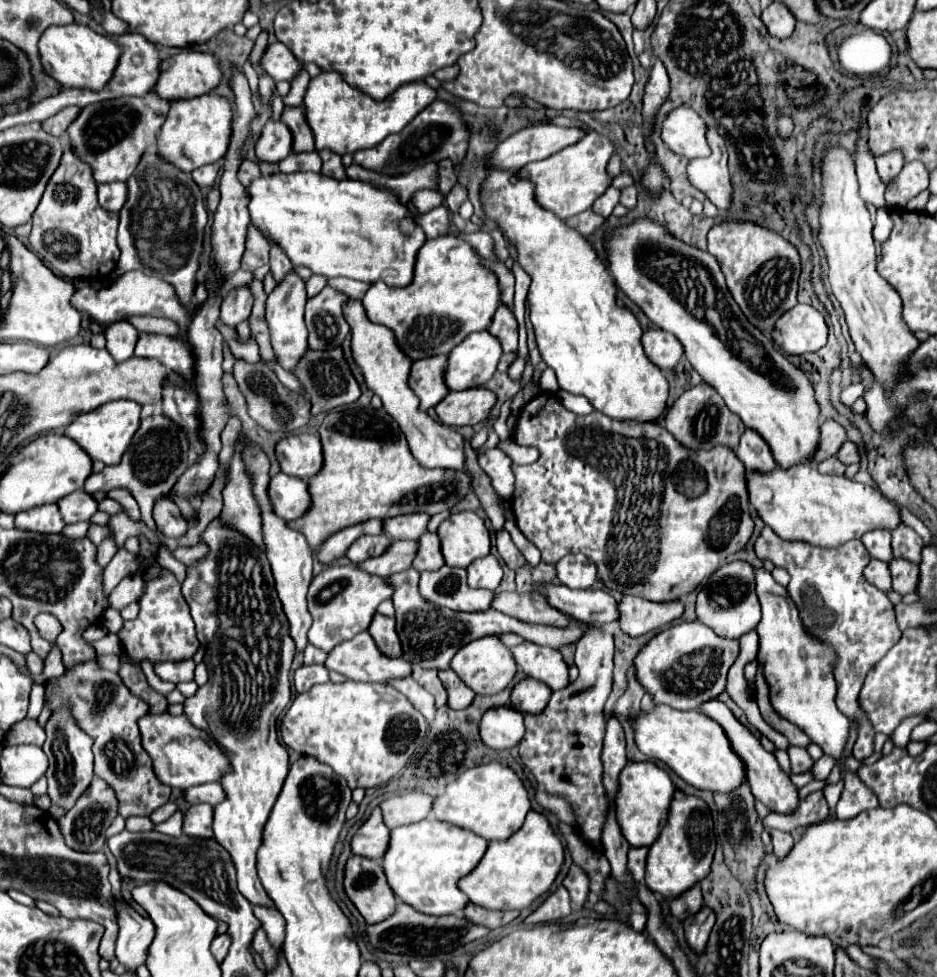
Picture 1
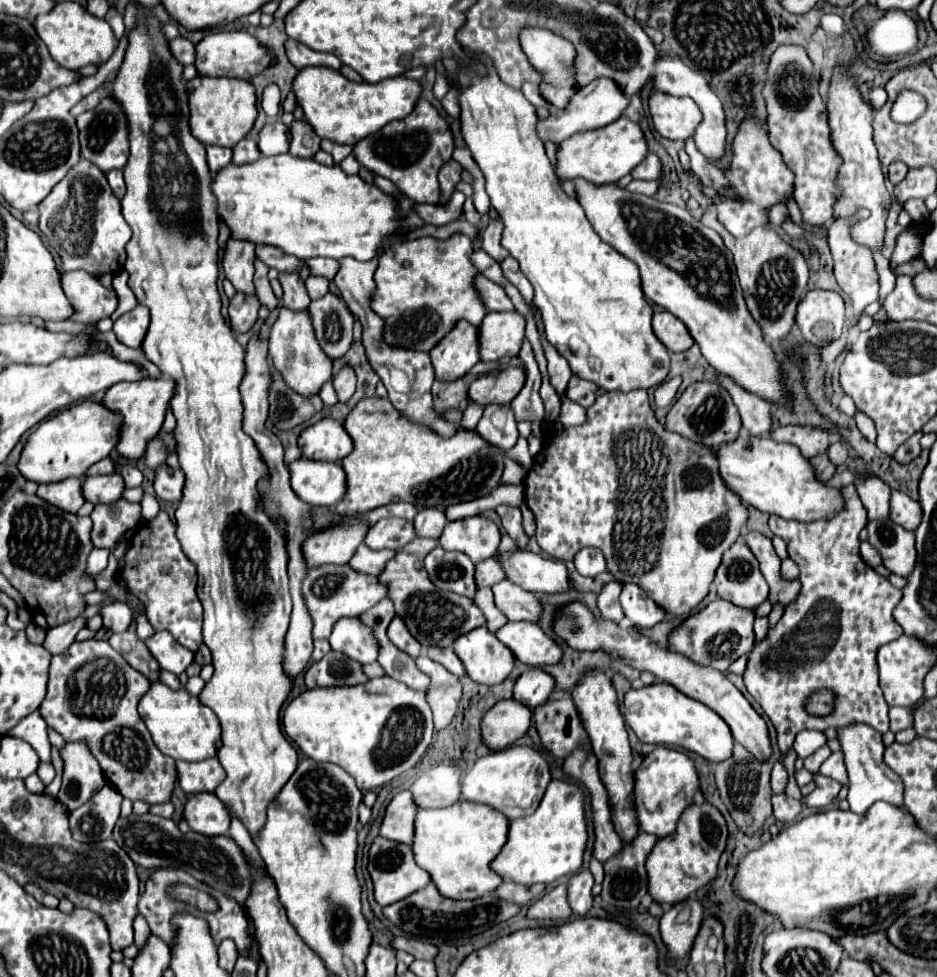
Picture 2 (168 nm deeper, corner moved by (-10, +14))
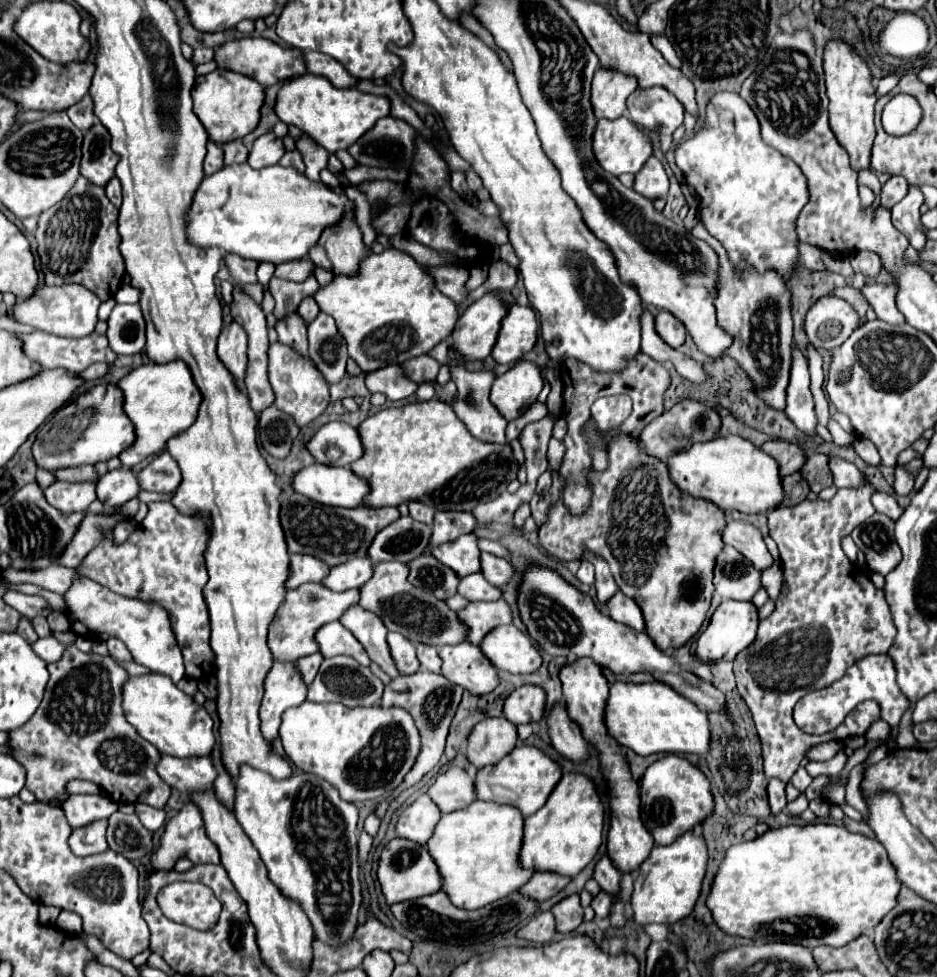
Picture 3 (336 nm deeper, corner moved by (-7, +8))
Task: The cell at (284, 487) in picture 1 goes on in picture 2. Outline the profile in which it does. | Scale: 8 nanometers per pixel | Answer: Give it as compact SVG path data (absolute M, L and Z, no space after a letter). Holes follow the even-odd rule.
M298 458L290 464L290 482L296 496L312 506L336 506L346 494L340 462Z

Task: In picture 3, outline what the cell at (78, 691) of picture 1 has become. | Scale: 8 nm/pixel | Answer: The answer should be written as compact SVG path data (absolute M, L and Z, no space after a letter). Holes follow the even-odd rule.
M69 646L69 648L65 650L63 658L57 660L57 662L53 662L53 664L49 664L47 668L49 668L51 678L49 678L49 684L47 684L47 688L45 688L43 702L39 704L37 712L31 716L31 720L29 720L27 724L23 724L21 728L9 732L9 746L13 746L13 756L15 756L15 758L25 766L25 770L27 770L27 784L25 784L25 786L35 794L35 798L37 798L39 802L47 802L47 800L53 798L53 796L57 796L57 798L63 802L63 800L67 798L65 782L71 780L71 778L83 778L83 780L91 780L91 782L99 784L99 786L109 794L109 798L111 798L113 802L117 802L117 804L137 804L137 802L143 802L143 804L149 804L149 806L153 806L153 808L163 808L163 806L167 804L167 798L169 798L169 794L171 794L171 788L169 788L169 786L161 780L161 776L157 774L157 764L159 764L159 760L161 760L161 752L159 752L151 742L147 742L145 738L139 736L139 732L125 720L125 714L123 714L123 708L121 708L121 688L125 686L125 680L129 680L129 674L127 674L113 658L109 658L109 656L99 656L99 654L95 654L95 652L85 654L85 652L77 650L75 646Z

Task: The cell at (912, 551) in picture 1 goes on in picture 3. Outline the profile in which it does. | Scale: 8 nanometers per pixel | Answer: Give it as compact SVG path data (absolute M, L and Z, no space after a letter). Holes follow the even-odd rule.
M875 492L873 498L871 498L875 510L879 514L885 514L889 516L891 520L899 520L899 516L903 514L903 508L897 504L897 500L891 496L891 494L885 494L885 492Z

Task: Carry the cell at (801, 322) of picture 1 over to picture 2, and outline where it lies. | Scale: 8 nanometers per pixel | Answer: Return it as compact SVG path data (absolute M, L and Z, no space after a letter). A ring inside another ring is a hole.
M810 290L800 302L796 324L800 326L806 342L826 346L842 336L846 316L846 302L834 290Z

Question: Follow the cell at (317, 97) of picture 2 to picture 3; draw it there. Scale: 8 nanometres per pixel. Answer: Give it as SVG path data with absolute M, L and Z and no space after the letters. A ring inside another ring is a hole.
M303 74L283 84L277 94L275 112L285 124L295 124L317 144L335 154L355 144L365 132L369 132L369 128L373 128L373 124L377 124L379 118L389 116L391 100L387 96L363 94L355 88L333 88L325 76Z

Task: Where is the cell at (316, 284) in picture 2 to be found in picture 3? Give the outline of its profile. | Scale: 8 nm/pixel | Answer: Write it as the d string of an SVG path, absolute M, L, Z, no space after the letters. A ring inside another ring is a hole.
M307 296L307 300L301 300L297 312L305 322L311 322L319 314L319 308L317 308L317 302L313 300L313 296Z

